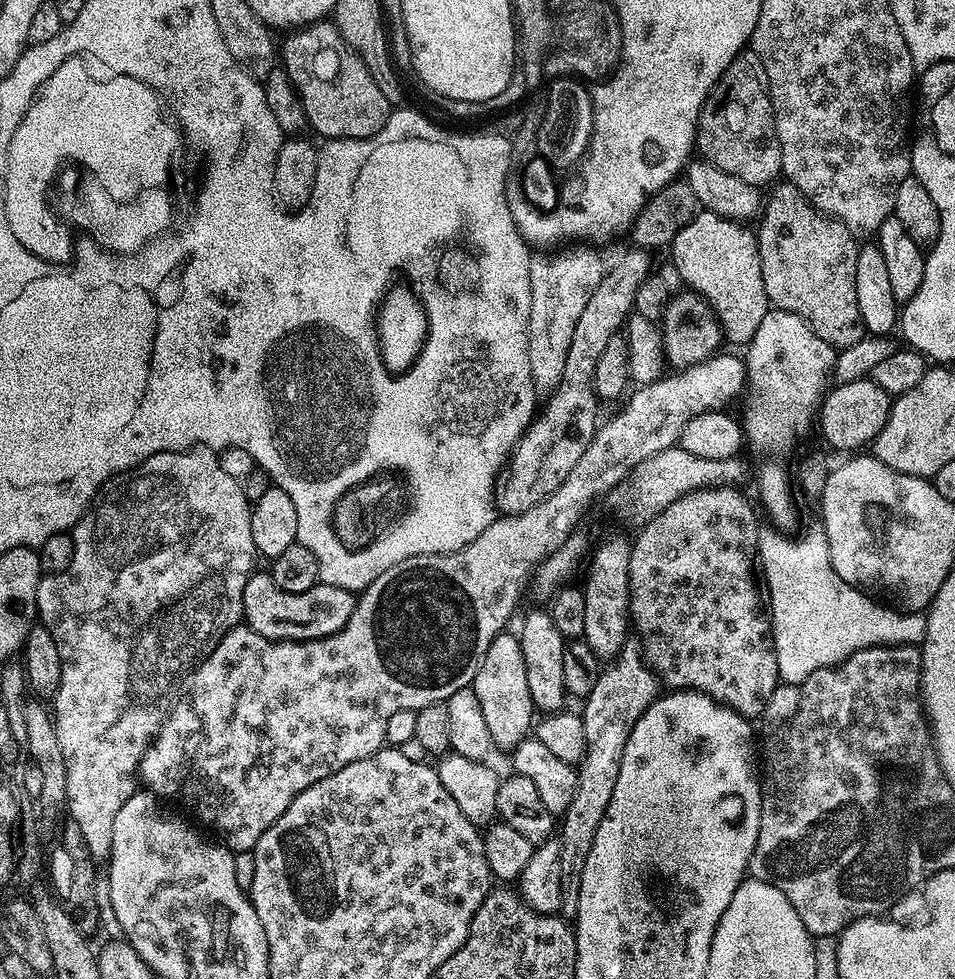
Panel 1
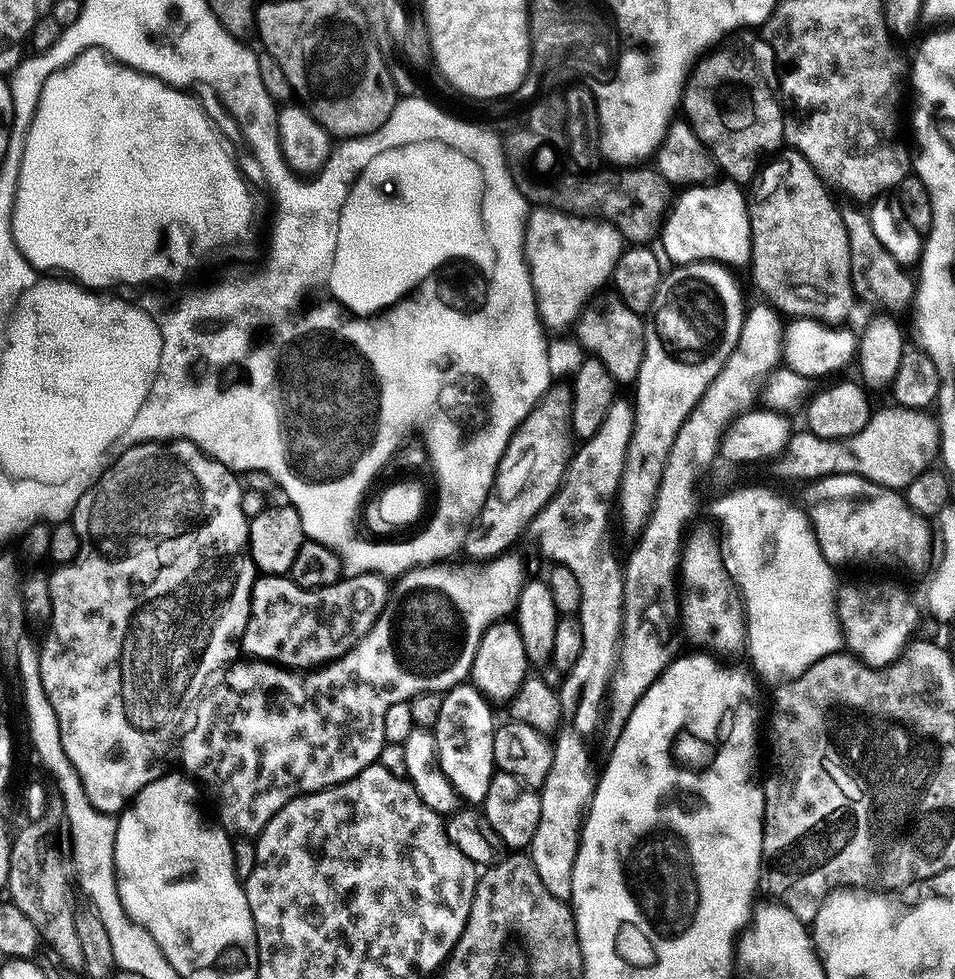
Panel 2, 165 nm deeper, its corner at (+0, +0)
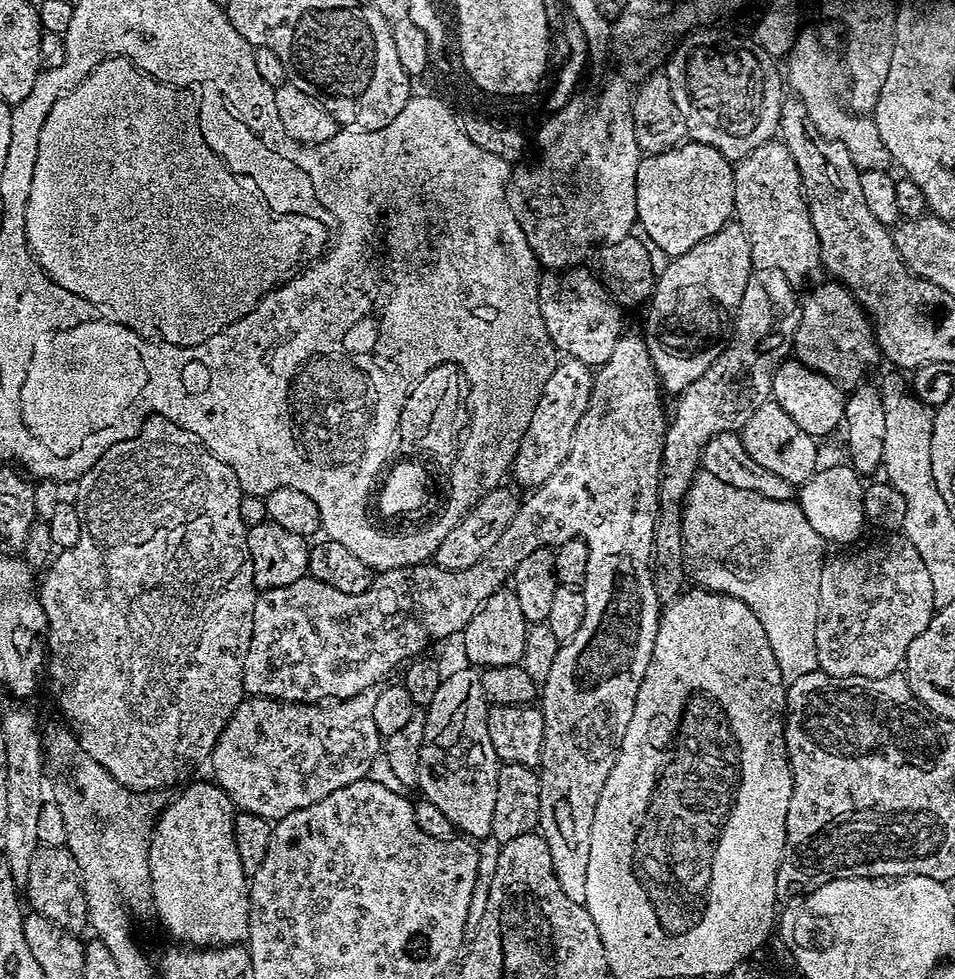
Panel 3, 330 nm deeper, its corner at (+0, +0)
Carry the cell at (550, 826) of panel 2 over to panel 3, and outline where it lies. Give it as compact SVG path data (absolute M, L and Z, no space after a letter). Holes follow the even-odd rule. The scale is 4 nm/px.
M625 334L618 338L618 346L609 360L595 369L592 378L592 393L590 402L586 406L586 414L578 422L578 426L572 435L570 442L570 454L566 454L566 462L546 478L546 482L531 493L527 501L521 503L519 512L514 514L510 526L482 554L474 566L466 566L466 570L442 570L435 563L411 564L405 568L395 568L373 575L372 584L362 594L342 594L342 590L334 590L334 586L326 586L326 582L318 582L311 578L305 578L298 582L290 582L290 586L278 586L277 588L265 588L257 595L254 606L254 630L250 638L250 650L246 654L244 663L244 690L248 696L264 696L268 700L283 700L286 704L319 704L321 702L339 702L350 698L359 692L365 692L368 688L376 688L383 676L388 676L396 667L419 657L424 647L431 640L444 640L447 636L463 633L465 626L478 614L482 602L490 598L490 594L501 591L511 581L514 570L526 554L534 554L539 548L551 548L553 550L561 544L571 540L583 540L588 547L588 561L586 562L586 578L582 585L582 591L586 598L586 606L590 611L582 622L582 630L574 634L574 638L567 644L562 644L558 650L558 658L554 658L554 667L546 682L542 685L542 691L538 696L538 707L544 715L544 749L540 755L538 771L540 773L540 822L538 831L546 838L546 846L550 846L550 858L554 862L554 874L558 878L558 886L566 893L570 902L583 904L586 902L586 866L590 866L590 830L594 826L594 810L598 806L598 798L602 794L602 786L606 786L606 778L610 778L610 770L614 770L614 762L620 753L622 738L626 738L626 726L630 726L630 718L634 718L634 702L638 698L638 686L642 686L642 678L646 674L646 666L650 666L654 654L654 638L660 625L660 613L662 601L656 593L656 587L652 581L652 569L654 567L654 534L656 533L656 516L660 512L660 451L664 448L664 434L666 431L666 416L664 420L664 400L660 379L652 365L649 351L646 350L646 342L643 335Z

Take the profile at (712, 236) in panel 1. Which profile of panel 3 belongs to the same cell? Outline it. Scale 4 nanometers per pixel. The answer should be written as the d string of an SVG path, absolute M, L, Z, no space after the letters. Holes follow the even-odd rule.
M685 142L675 148L666 150L662 154L654 154L653 156L645 155L638 166L638 174L636 175L636 218L639 227L646 230L646 234L650 234L650 238L654 238L654 242L658 242L658 246L662 246L662 250L666 250L668 257L681 256L686 254L686 250L690 250L694 246L698 246L698 242L702 242L706 238L710 238L710 234L718 234L718 230L722 230L722 226L729 223L733 219L734 213L734 178L732 177L733 165L718 150L714 150L705 144L695 142Z

